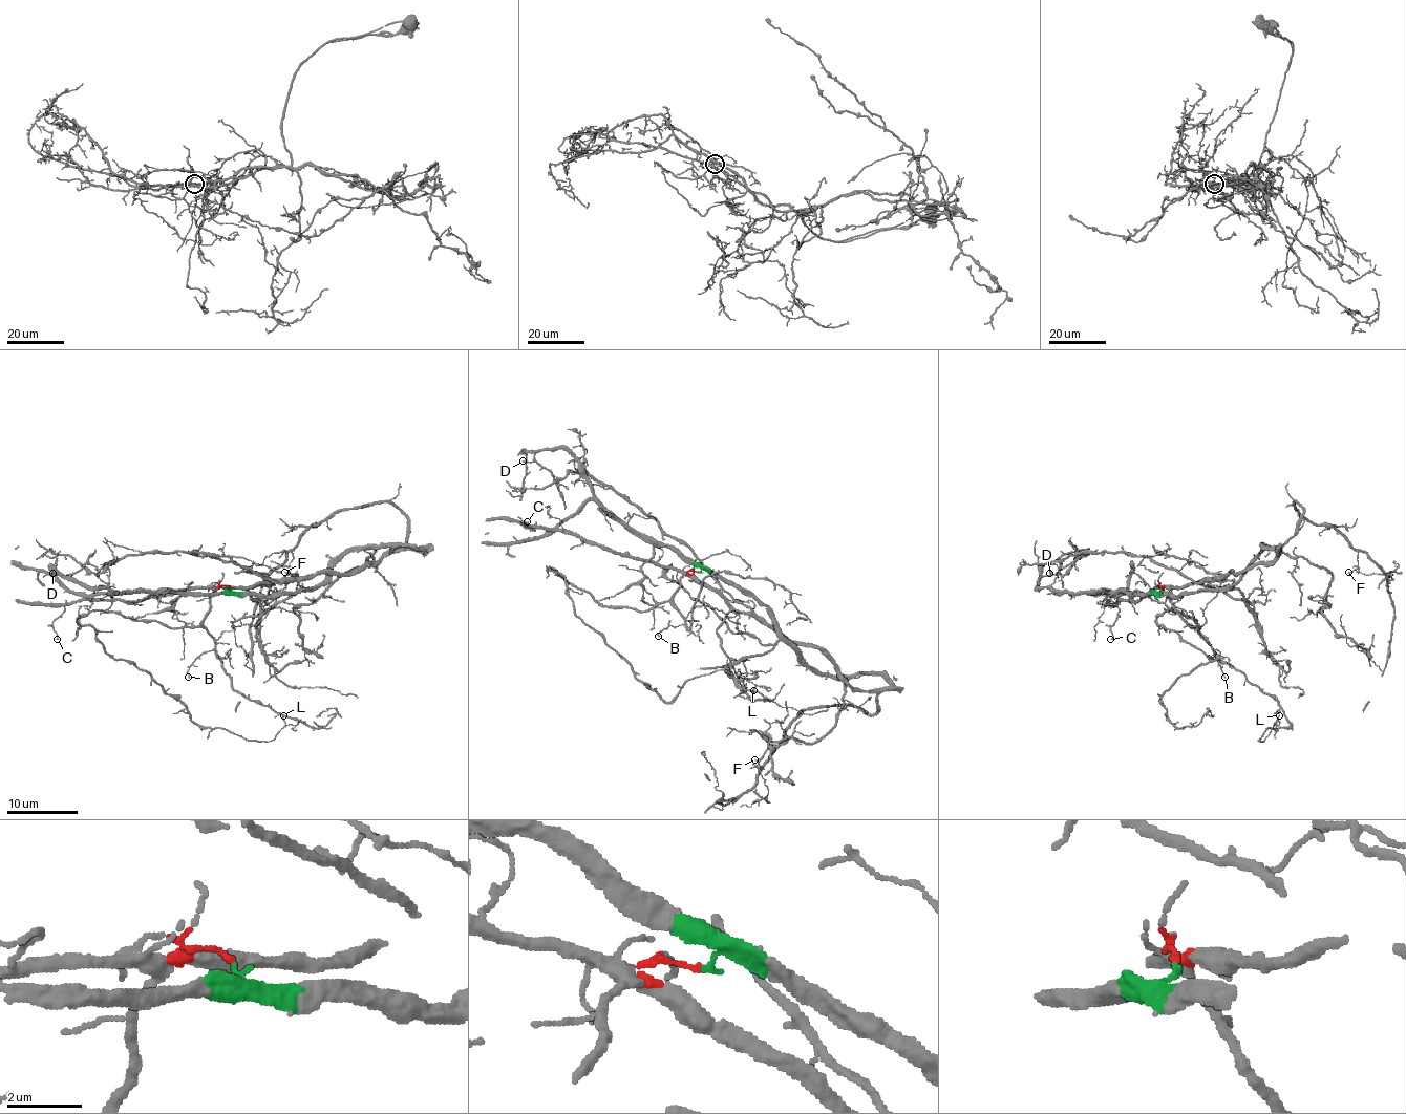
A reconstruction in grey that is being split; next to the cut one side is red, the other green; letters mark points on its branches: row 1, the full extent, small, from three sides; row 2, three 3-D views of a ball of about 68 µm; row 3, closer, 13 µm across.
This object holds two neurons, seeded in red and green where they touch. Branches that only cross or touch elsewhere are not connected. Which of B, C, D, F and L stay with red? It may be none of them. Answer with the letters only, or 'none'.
B, C, F, L

